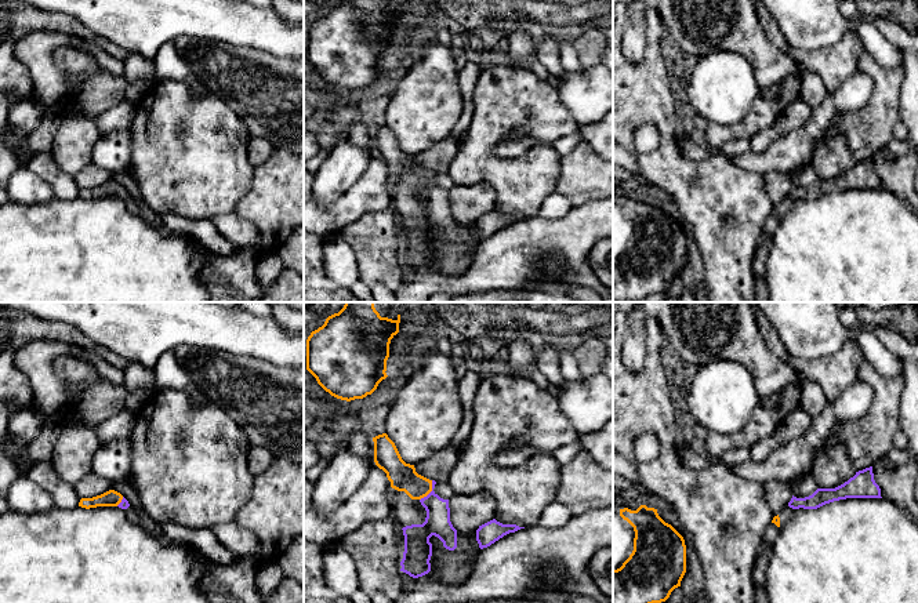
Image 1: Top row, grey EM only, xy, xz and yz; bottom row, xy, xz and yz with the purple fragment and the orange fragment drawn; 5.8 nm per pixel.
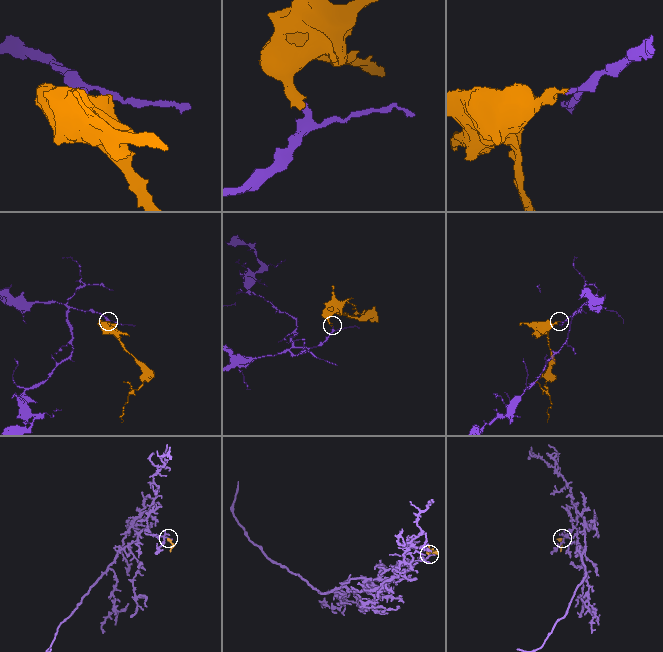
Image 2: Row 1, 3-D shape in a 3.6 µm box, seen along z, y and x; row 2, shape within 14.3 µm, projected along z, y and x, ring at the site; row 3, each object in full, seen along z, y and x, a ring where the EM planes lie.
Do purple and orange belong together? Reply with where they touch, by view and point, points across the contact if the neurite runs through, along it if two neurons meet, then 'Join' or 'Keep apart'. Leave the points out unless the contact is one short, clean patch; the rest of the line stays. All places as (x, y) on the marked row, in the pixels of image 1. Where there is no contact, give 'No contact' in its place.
Touches purple at xz (431, 491). Path across: xz (436, 523), (431, 491), (424, 491), (403, 478). Join

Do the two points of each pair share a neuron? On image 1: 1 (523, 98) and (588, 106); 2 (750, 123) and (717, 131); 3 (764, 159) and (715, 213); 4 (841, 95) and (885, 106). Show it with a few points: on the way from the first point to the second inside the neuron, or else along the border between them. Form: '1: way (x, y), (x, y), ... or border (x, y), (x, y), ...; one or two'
1: border (557, 89), (561, 102), (580, 126); two
2: way (741, 130), (725, 131); one
3: border (728, 159), (743, 169), (762, 175); two
4: border (860, 71), (871, 79), (873, 93), (857, 109); two

